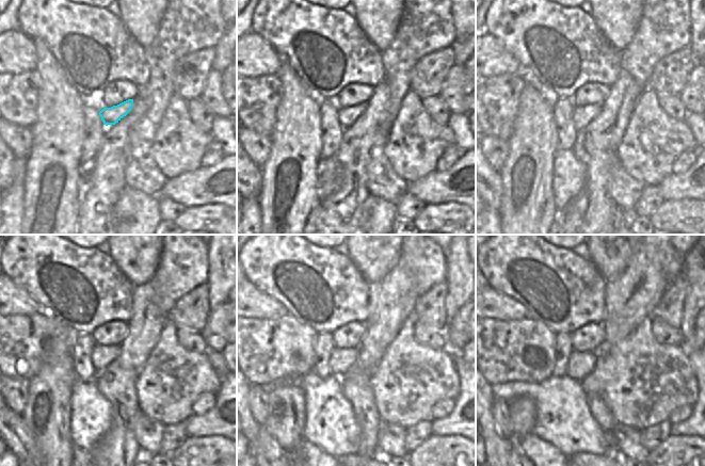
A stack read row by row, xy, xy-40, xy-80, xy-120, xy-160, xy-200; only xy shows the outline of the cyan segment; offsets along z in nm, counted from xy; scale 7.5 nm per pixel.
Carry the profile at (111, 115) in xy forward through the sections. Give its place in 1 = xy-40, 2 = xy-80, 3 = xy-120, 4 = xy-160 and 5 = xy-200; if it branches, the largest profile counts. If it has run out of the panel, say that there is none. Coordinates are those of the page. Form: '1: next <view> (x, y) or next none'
1: next xy-40 (347, 116)
2: next xy-80 (582, 115)
3: next xy-120 (101, 356)
4: next xy-160 (340, 359)
5: next xy-200 (580, 364)

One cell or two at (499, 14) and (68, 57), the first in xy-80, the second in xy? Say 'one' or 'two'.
one

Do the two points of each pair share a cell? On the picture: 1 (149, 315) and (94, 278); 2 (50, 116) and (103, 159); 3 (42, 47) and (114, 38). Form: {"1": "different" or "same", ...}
{"1": "different", "2": "different", "3": "different"}

